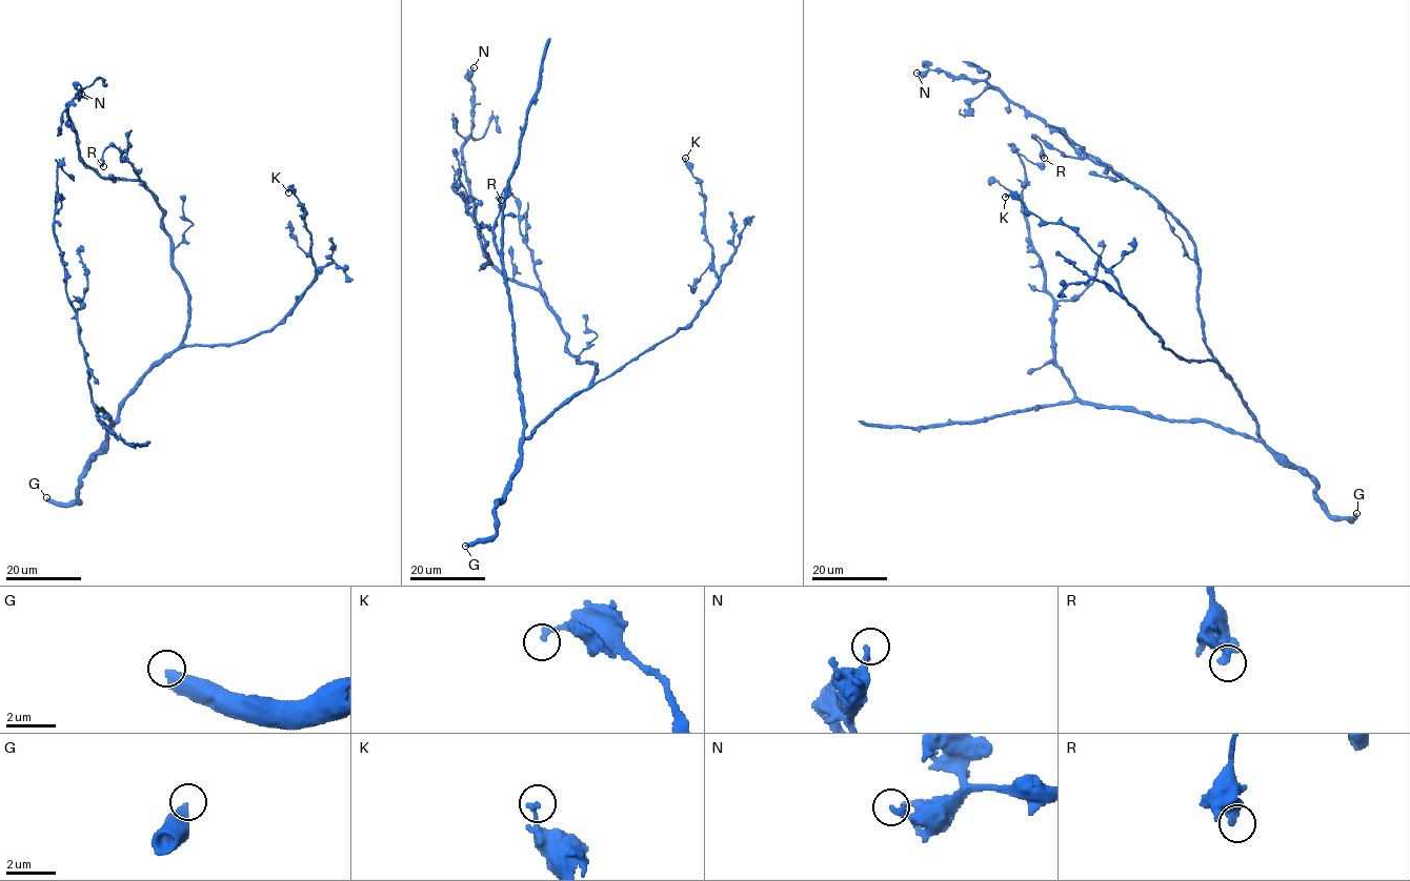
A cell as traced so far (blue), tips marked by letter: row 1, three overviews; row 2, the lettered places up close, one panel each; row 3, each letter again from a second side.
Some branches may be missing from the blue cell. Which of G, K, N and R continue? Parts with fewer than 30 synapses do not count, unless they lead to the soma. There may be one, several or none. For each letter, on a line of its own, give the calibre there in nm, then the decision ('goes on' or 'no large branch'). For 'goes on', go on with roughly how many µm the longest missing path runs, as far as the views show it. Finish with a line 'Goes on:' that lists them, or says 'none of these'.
G: 440 nm | no large branch
K: 200 nm | no large branch
N: 240 nm | no large branch
R: 400 nm | no large branch
Goes on: none of these

